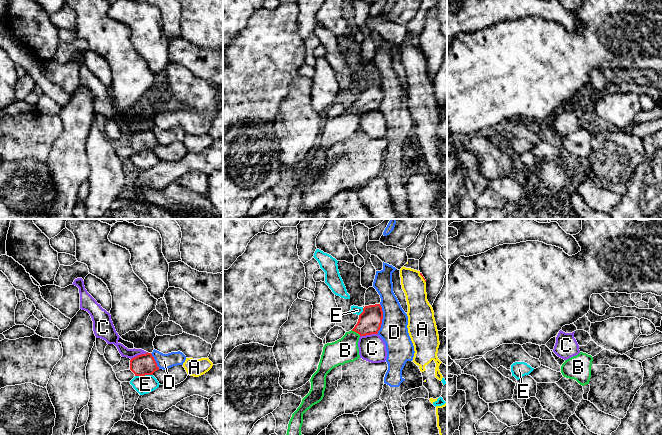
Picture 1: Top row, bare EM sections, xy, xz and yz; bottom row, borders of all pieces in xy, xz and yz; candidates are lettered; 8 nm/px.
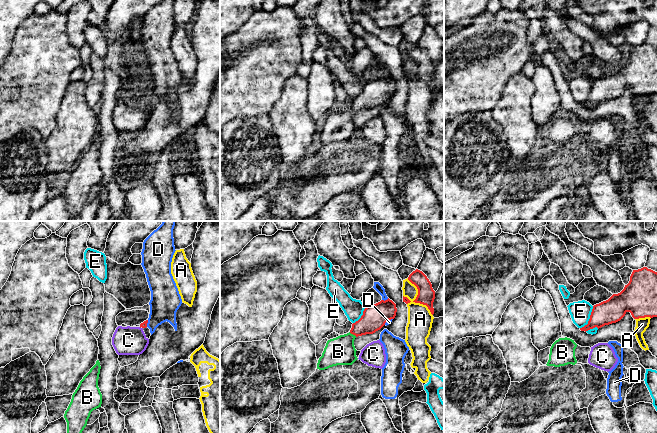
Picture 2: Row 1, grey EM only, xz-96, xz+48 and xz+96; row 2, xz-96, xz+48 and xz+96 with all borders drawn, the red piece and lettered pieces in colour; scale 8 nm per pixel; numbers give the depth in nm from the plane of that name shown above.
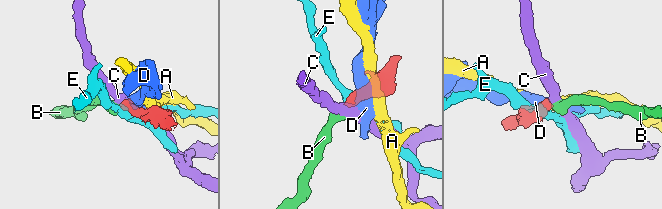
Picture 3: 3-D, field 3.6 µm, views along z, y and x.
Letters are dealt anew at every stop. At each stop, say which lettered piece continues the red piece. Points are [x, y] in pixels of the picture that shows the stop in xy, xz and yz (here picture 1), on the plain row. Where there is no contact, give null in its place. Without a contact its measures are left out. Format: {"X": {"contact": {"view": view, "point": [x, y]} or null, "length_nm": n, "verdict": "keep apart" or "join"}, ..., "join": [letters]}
{"A": {"contact": {"view": "xz", "point": [423, 54]}, "length_nm": 90, "verdict": "keep apart"}, "B": {"contact": {"view": "xz", "point": [356, 108]}, "length_nm": 90, "verdict": "join"}, "C": {"contact": {"view": "xz", "point": [368, 110]}, "length_nm": 150, "verdict": "keep apart"}, "D": {"contact": {"view": "xz", "point": [382, 94]}, "length_nm": 240, "verdict": "keep apart"}, "E": {"contact": {"view": "xy", "point": [143, 151]}, "length_nm": 140, "verdict": "keep apart"}, "join": ["B"]}

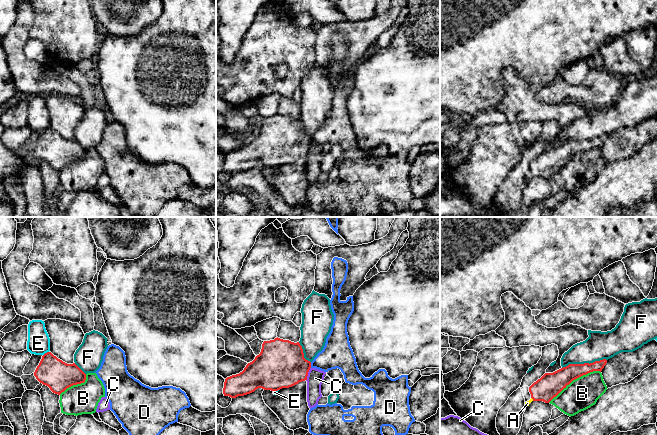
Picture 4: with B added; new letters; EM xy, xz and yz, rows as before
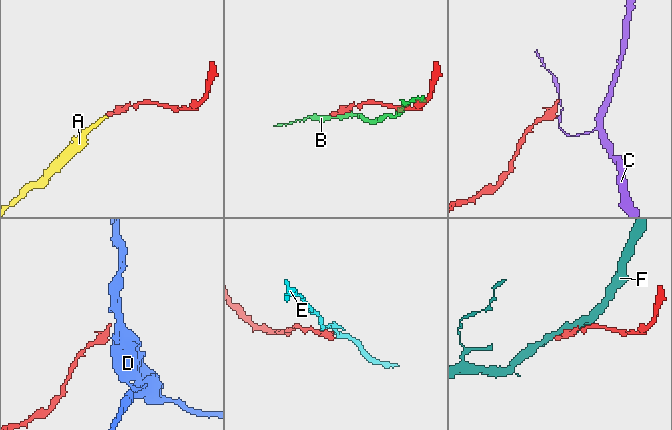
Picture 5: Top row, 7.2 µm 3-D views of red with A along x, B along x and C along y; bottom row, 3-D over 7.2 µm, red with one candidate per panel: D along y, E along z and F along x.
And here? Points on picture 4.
{"A": {"contact": {"view": "yz", "point": [532, 174]}, "length_nm": 40, "verdict": "join"}, "B": {"contact": {"view": "yz", "point": [574, 155]}, "length_nm": 500, "verdict": "keep apart"}, "C": {"contact": {"view": "xz", "point": [307, 150]}, "length_nm": 120, "verdict": "keep apart"}, "D": {"contact": {"view": "xz", "point": [310, 141]}, "length_nm": 50, "verdict": "keep apart"}, "E": {"contact": {"view": "xy", "point": [45, 129]}, "length_nm": 60, "verdict": "keep apart"}, "F": {"contact": {"view": "yz", "point": [584, 139]}, "length_nm": 360, "verdict": "keep apart"}, "join": ["A"]}

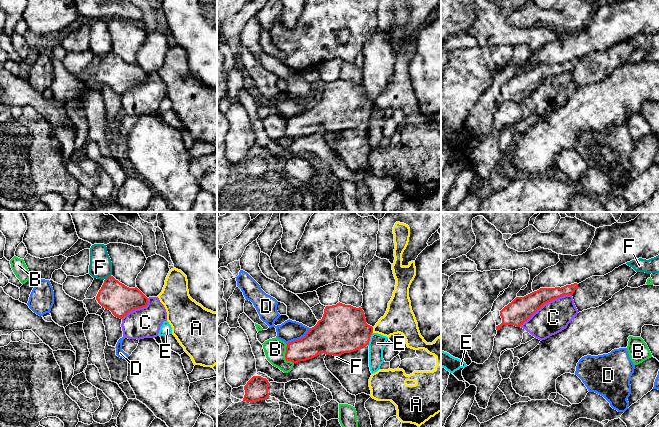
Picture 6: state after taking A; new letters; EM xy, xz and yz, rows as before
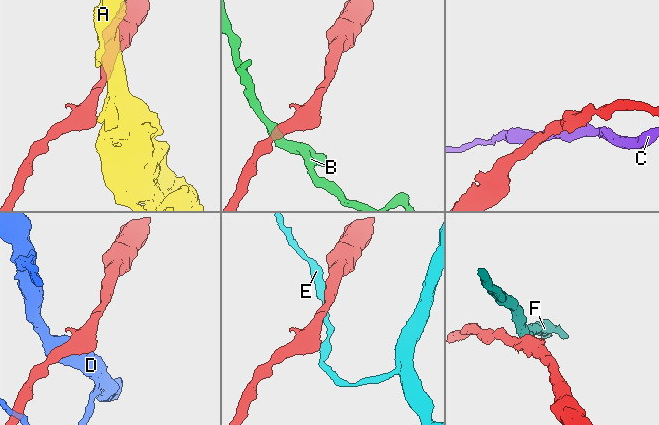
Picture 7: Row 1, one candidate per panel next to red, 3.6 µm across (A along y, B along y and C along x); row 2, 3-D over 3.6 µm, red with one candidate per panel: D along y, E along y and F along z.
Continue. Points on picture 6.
{"A": {"contact": {"view": "xz", "point": [372, 106]}, "length_nm": 50, "verdict": "keep apart"}, "B": {"contact": {"view": "xz", "point": [285, 131]}, "length_nm": 170, "verdict": "keep apart"}, "C": {"contact": {"view": "yz", "point": [545, 79]}, "length_nm": 500, "verdict": "keep apart"}, "D": {"contact": {"view": "xz", "point": [299, 115]}, "length_nm": 240, "verdict": "keep apart"}, "E": {"contact": {"view": "xz", "point": [369, 115]}, "length_nm": 120, "verdict": "keep apart"}, "F": {"contact": {"view": "xy", "point": [107, 53]}, "length_nm": 60, "verdict": "keep apart"}, "join": []}

